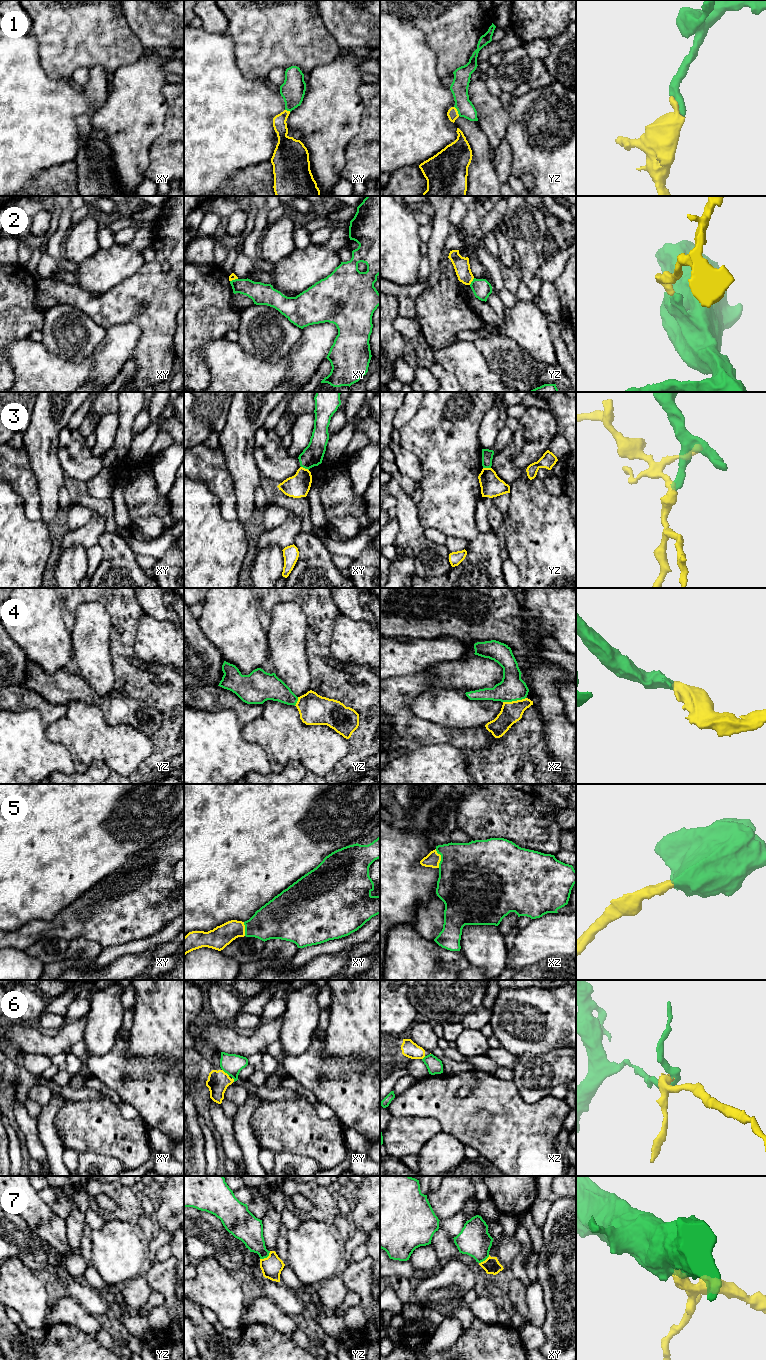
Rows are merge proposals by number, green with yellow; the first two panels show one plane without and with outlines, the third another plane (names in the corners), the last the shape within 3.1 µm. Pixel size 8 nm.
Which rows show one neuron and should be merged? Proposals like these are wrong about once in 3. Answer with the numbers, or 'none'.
1, 4, 5, 7

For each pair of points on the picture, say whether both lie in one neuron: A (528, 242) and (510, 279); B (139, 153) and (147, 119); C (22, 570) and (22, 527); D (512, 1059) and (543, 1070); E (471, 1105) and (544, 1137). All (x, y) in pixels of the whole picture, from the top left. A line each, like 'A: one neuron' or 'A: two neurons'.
A: two neurons
B: one neuron
C: one neuron
D: one neuron
E: one neuron

